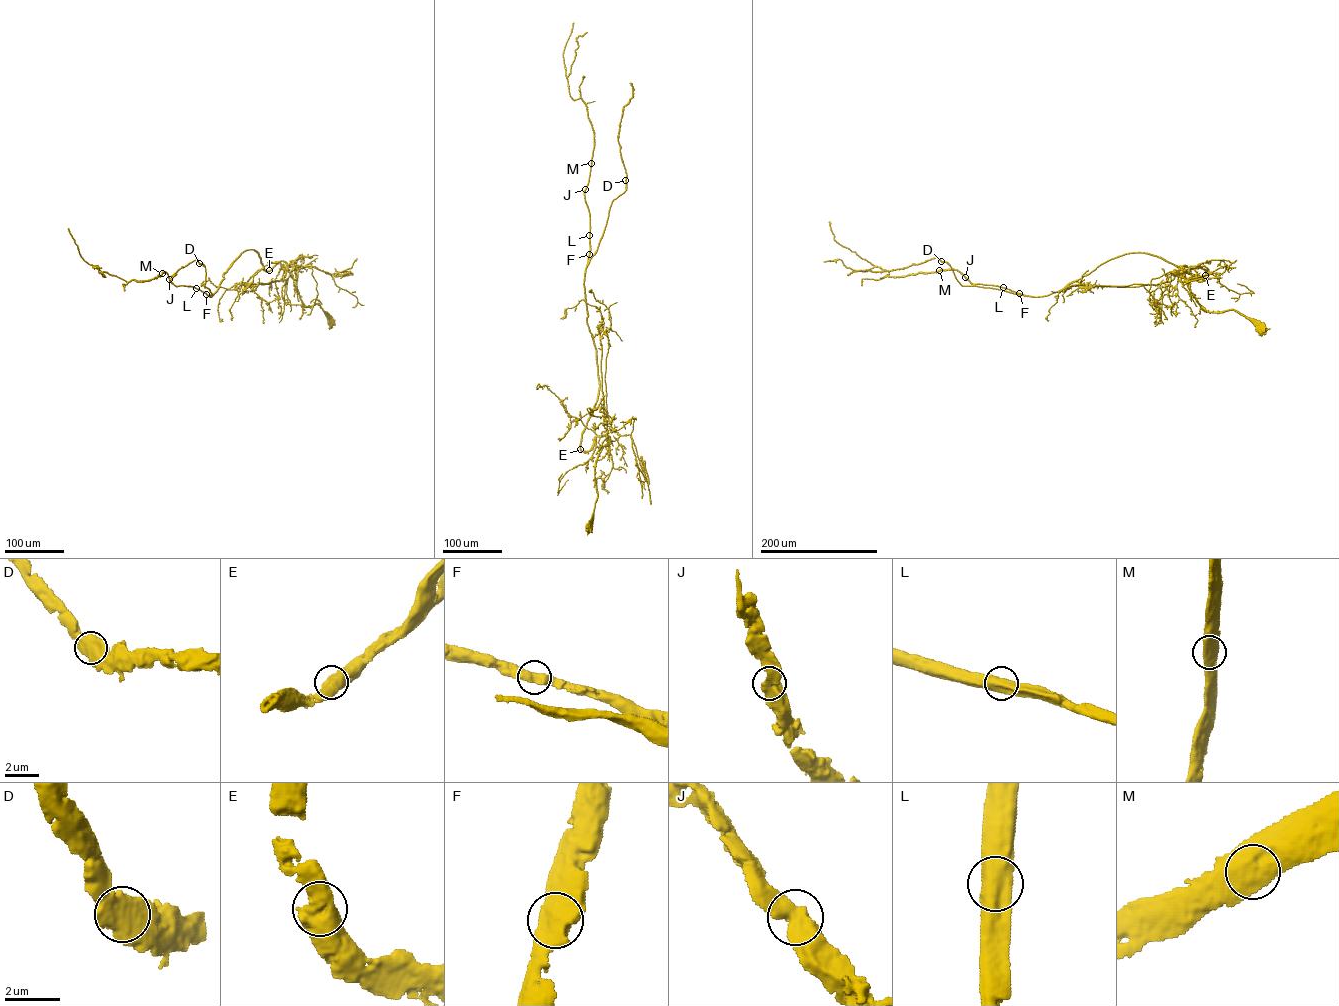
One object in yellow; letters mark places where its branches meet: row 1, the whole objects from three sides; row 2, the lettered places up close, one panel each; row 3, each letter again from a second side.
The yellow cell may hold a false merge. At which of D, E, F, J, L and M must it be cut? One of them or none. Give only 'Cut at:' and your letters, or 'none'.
Cut at: none

